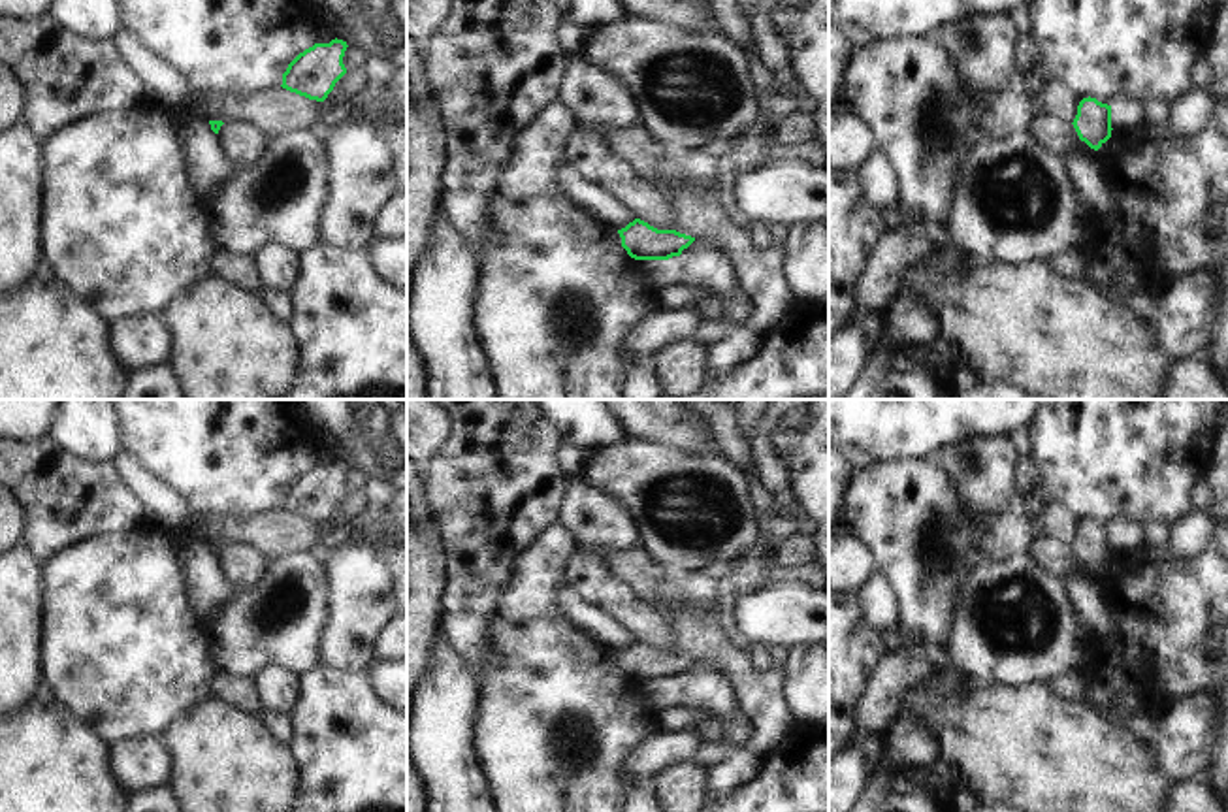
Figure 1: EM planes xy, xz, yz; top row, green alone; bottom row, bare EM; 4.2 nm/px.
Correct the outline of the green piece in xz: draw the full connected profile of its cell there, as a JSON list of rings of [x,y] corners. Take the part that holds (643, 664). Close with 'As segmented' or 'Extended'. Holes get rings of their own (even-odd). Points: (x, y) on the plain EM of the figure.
[[[635,641],[618,656],[622,669],[635,682],[669,682],[680,678],[695,663],[695,659],[676,652],[657,652],[640,641]]]. As segmented

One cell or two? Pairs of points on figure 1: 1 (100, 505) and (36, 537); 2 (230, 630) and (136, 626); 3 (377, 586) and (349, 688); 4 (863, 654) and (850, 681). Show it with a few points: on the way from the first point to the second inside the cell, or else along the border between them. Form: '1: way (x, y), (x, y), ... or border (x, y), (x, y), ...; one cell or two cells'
1: way (85, 507), (70, 507), (51, 526); one cell
2: border (206, 639), (206, 654), (213, 667); two cells
3: border (321, 664), (339, 671), (364, 673); two cells
4: way (857, 660), (850, 667), (850, 675); one cell

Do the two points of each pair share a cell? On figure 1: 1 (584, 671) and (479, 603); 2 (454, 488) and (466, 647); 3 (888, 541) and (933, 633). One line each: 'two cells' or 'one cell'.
1: two cells
2: one cell
3: one cell

